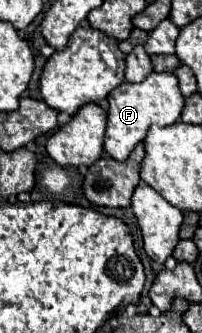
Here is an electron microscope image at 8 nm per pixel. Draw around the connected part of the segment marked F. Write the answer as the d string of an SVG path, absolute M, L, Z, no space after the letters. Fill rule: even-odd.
M150 73L142 83L124 83L116 87L108 97L108 127L104 149L116 161L126 161L132 149L146 139L152 125L174 125L184 109L184 95L180 93L174 73Z

